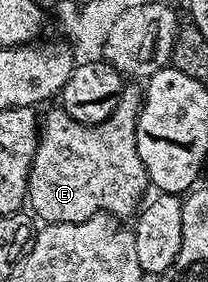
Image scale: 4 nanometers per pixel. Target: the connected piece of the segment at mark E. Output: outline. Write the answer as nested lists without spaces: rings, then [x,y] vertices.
[[[124,86],[117,109],[100,123],[84,125],[73,121],[59,105],[42,116],[41,138],[35,146],[26,197],[36,220],[43,219],[39,221],[44,224],[80,223],[104,213],[130,220],[140,210],[145,199],[143,190],[149,187],[147,170],[137,153],[135,128],[143,93],[142,86]]]

